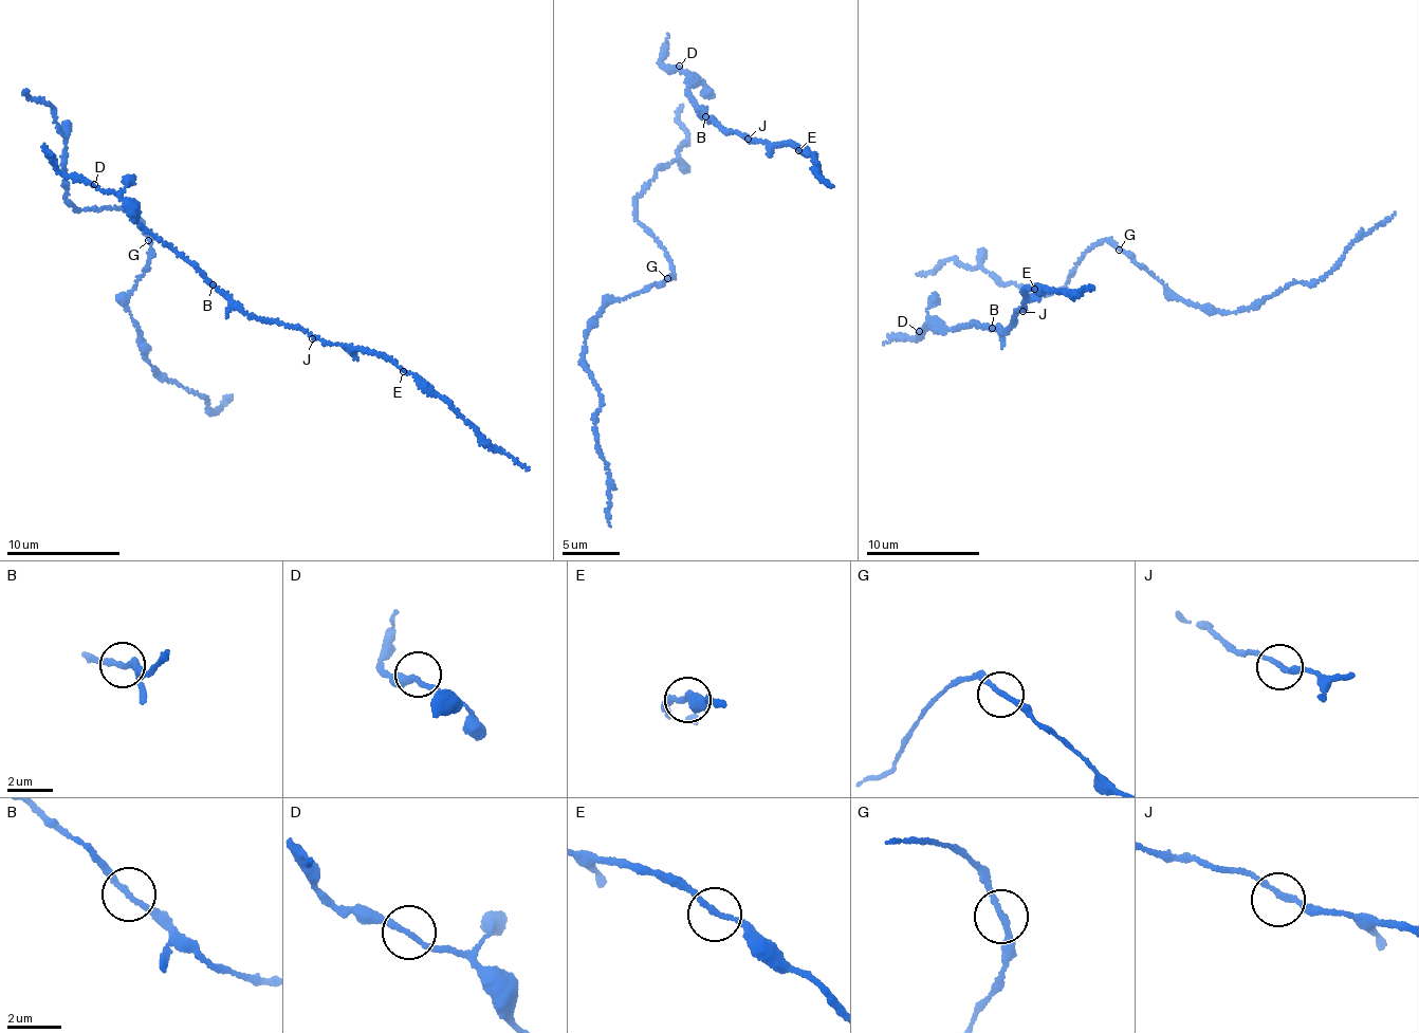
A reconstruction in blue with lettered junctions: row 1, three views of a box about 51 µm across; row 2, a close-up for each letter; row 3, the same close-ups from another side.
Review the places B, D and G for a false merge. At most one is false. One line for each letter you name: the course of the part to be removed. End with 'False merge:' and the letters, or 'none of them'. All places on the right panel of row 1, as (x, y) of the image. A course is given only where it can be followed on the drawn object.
False merge: none of them

